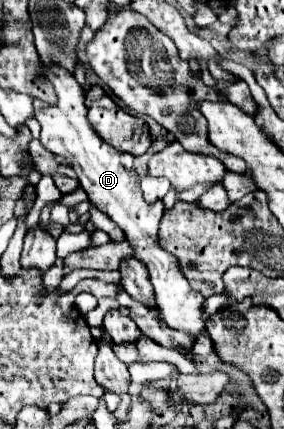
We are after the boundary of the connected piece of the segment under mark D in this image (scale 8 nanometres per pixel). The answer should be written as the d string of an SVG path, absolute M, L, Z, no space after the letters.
M61 66L45 68L43 76L53 84L57 92L57 104L47 106L41 100L33 102L35 118L41 124L41 144L49 152L63 156L73 164L73 170L79 176L81 188L89 194L89 202L101 212L105 212L127 234L127 242L135 248L135 258L143 262L149 272L149 282L153 284L153 292L155 292L165 324L197 340L205 330L205 322L203 322L205 298L199 292L193 292L189 288L187 280L177 268L175 258L163 248L159 248L157 244L157 232L163 218L163 204L161 202L147 204L143 200L143 192L137 186L137 178L139 178L137 172L125 166L123 154L115 150L113 146L109 146L107 142L103 142L97 136L97 132L91 128L87 120L85 94L75 82L75 78Z

